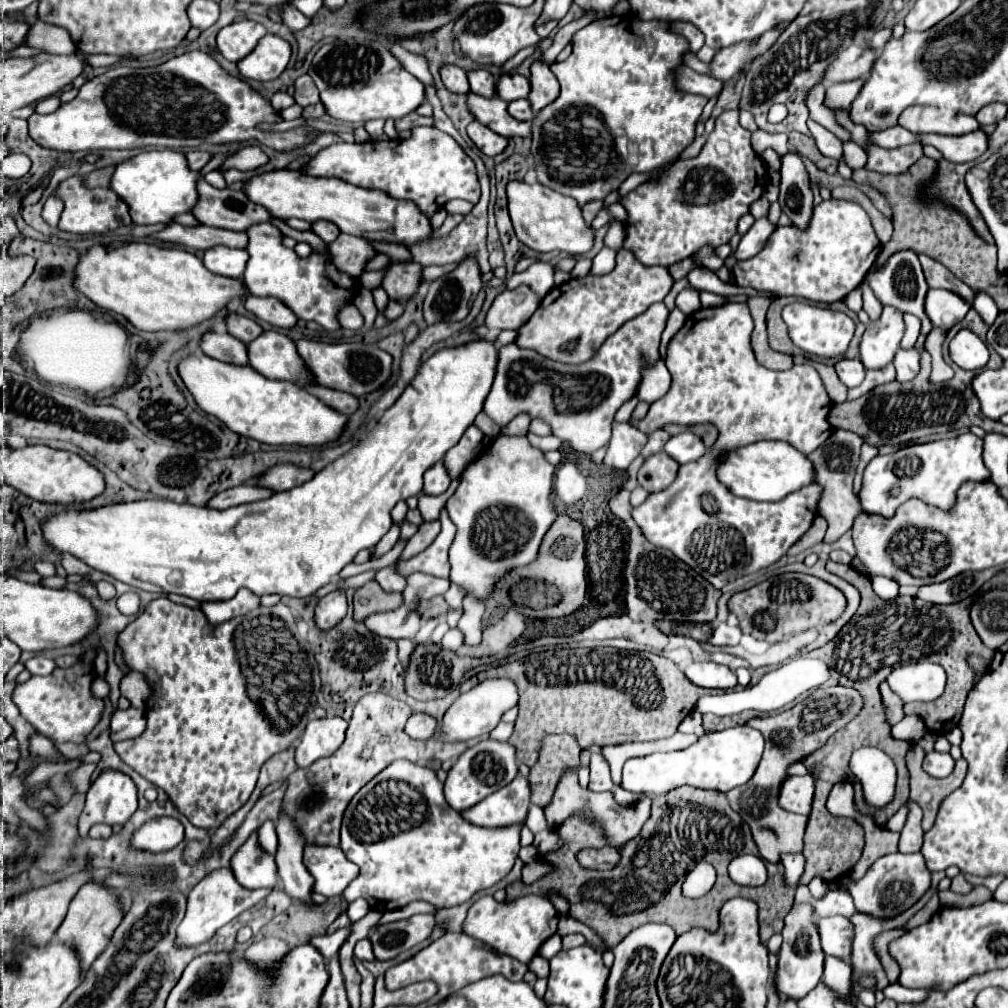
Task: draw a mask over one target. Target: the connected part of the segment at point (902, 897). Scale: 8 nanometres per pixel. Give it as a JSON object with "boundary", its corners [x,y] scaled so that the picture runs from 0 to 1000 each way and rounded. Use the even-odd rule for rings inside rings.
{"boundary":[[[884,846],[868,854],[864,862],[858,866],[856,872],[838,872],[834,874],[844,884],[848,900],[852,906],[870,910],[870,912],[884,912],[906,900],[916,886],[924,880],[924,864],[918,858],[914,846]]]}

